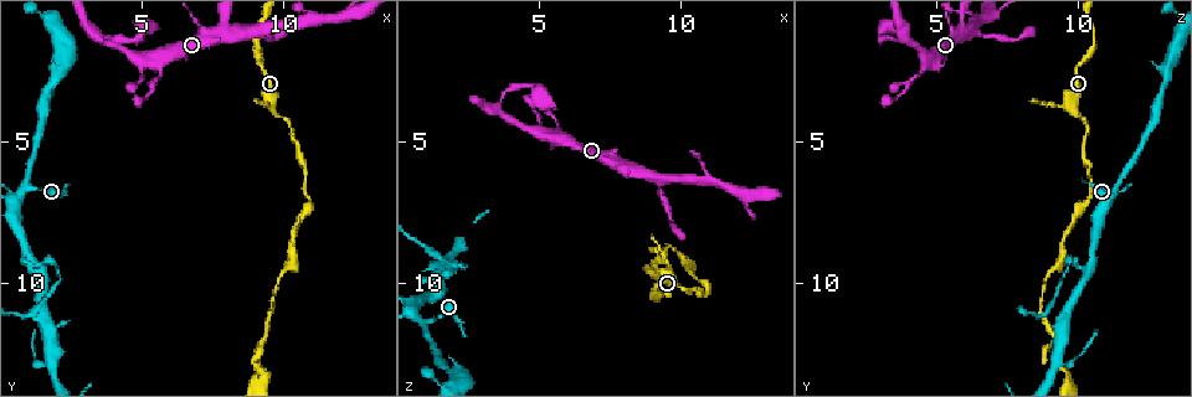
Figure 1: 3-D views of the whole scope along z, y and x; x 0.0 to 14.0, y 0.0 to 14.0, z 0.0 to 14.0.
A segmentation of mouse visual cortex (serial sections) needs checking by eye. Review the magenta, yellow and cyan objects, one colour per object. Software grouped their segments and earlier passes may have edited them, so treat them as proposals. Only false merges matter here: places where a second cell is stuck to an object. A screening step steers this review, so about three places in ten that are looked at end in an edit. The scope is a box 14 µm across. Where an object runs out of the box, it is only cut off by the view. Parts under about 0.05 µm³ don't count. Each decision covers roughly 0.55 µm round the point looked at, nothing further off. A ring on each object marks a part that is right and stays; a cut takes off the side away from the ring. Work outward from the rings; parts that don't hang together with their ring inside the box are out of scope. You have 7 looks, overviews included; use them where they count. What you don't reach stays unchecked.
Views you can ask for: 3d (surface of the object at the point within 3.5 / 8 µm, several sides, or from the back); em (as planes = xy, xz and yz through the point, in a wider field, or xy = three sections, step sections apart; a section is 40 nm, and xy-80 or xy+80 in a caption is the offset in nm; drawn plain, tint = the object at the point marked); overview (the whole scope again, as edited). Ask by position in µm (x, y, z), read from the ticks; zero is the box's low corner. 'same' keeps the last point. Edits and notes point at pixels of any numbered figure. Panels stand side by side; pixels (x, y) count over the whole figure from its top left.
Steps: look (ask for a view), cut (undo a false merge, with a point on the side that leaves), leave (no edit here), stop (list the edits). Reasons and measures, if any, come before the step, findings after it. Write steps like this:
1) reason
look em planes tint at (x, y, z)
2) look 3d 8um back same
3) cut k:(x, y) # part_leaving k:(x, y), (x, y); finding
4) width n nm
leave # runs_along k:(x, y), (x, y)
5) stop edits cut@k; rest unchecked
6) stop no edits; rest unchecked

thick turns thin
look 3d 8um back at (10.0, 4.2, 10.1)

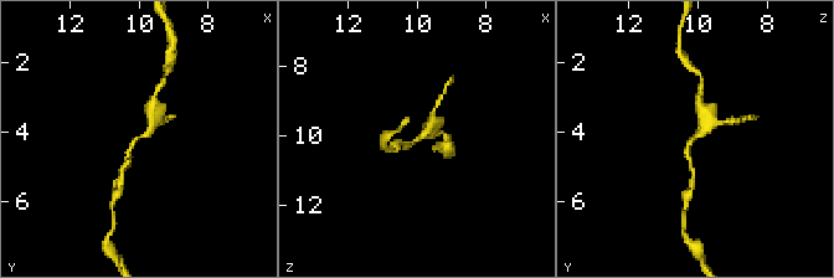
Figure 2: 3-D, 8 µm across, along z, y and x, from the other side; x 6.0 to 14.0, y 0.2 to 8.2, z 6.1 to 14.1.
arm_widths 150, 300 nm
look em xy step 3 tint at (9.9, 4.1, 10.1)

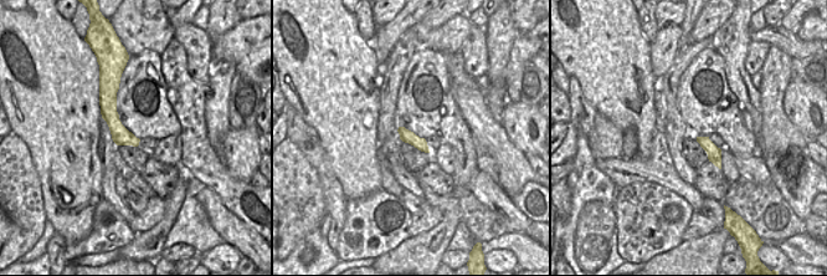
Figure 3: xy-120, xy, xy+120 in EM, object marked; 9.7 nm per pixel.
leave # runs_along 2:(152, 108), (150, 130), (133, 142), (127, 164); all the same cell

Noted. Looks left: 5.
look 3d 3.5um at (9.2, 1.2, 6.4)

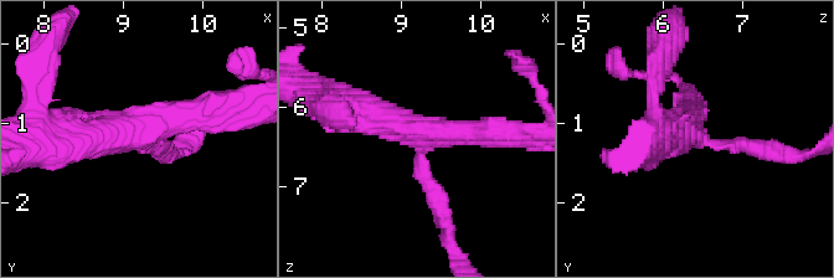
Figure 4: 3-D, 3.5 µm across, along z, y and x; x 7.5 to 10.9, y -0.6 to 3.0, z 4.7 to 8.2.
look em xy step 3 tint at (9.20, 1.15, 6.35)

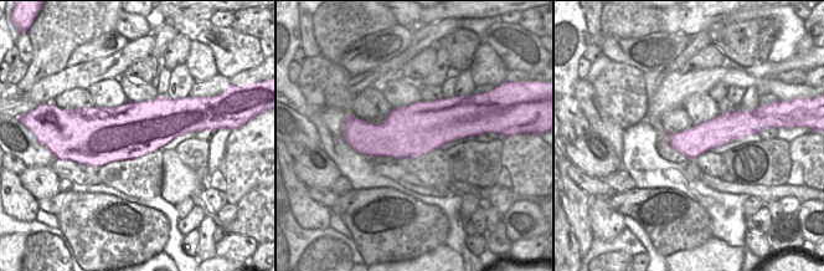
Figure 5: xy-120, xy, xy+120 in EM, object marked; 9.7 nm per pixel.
arm_widths 200, 300, 450 nm
leave # one cell here

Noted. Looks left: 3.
look 3d 3.5um at (9.1, 12.6, 9.4)

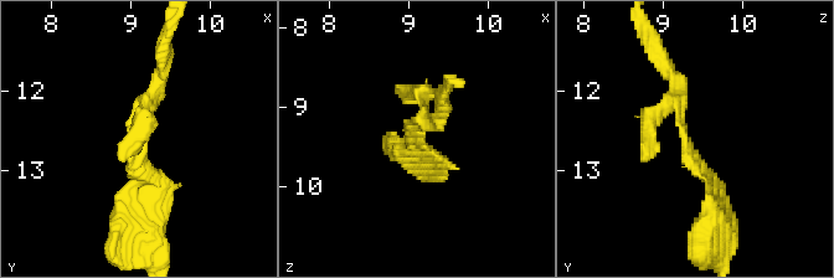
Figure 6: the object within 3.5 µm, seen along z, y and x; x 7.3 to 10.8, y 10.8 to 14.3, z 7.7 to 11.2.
now the EM
look em planes tint at (9.10, 12.65, 9.35)

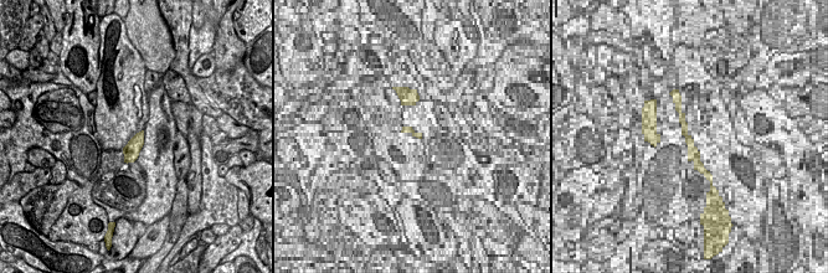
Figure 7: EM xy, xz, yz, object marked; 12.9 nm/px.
arm_widths 150, 200 nm
leave # runs_along 6:(674, 77), (684, 139), (719, 211); one cell here

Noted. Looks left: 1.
stop no edits; rest unchecked

